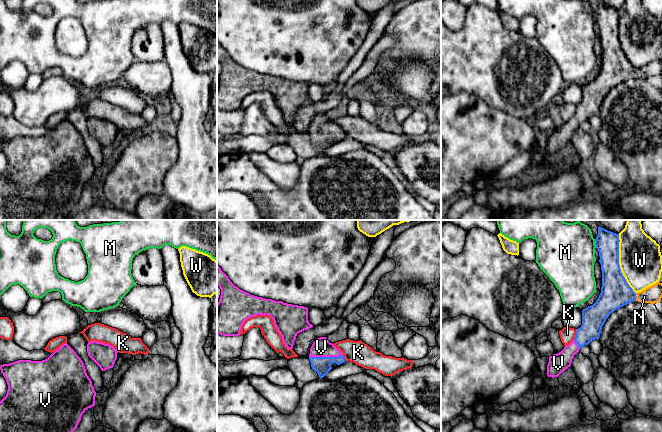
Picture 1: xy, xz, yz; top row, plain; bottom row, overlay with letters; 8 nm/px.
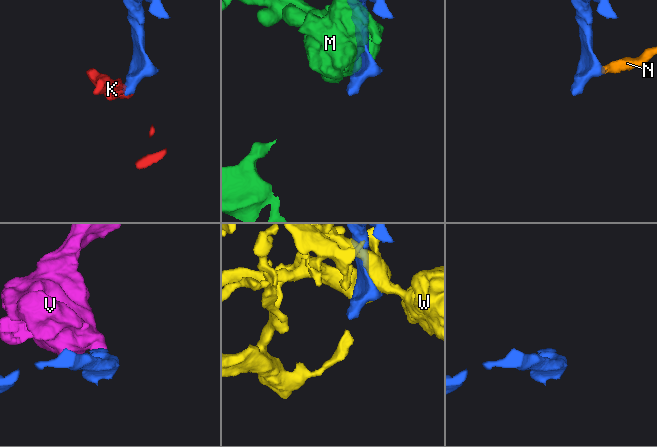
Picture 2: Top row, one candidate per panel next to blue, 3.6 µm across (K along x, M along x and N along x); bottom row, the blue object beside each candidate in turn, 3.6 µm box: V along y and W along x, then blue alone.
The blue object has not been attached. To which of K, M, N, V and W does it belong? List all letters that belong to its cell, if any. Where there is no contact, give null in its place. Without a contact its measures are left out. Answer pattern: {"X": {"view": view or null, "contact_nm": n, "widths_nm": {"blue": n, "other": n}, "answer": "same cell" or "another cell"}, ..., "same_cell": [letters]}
{"K": {"view": "yz", "contact_nm": 90, "widths_nm": {"blue": 190, "other": 120}, "answer": "another cell"}, "M": {"view": "yz", "contact_nm": 70, "widths_nm": {"blue": 190, "other": 460}, "answer": "another cell"}, "N": {"view": "yz", "contact_nm": 60, "widths_nm": {"blue": 240, "other": 140}, "answer": "same cell"}, "V": {"view": "xz", "contact_nm": 280, "widths_nm": {"blue": 140, "other": 160}, "answer": "same cell"}, "W": {"view": "yz", "contact_nm": 500, "widths_nm": {"blue": 240, "other": 340}, "answer": "another cell"}, "same_cell": ["N", "V"]}

